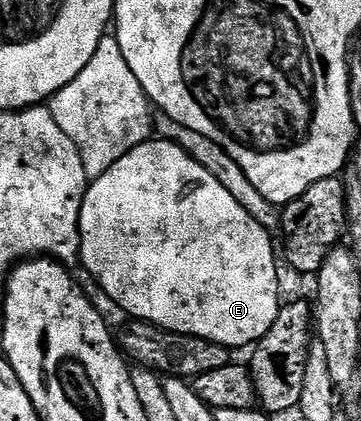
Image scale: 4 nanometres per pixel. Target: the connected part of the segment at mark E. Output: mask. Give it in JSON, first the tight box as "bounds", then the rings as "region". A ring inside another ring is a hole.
{"bounds":[78,137,282,349],"region":[[[152,137],[149,138],[148,142],[139,143],[137,147],[130,149],[118,161],[114,161],[114,165],[110,165],[110,169],[106,169],[106,173],[102,173],[102,177],[98,177],[89,182],[88,192],[84,195],[82,209],[80,210],[80,224],[78,226],[78,242],[80,244],[79,262],[81,264],[84,263],[85,269],[96,278],[97,285],[100,286],[101,289],[104,290],[126,314],[128,314],[128,317],[131,317],[133,320],[142,323],[152,323],[156,327],[161,327],[167,331],[173,331],[174,333],[189,335],[190,337],[202,337],[206,341],[214,341],[218,345],[222,345],[229,349],[235,349],[235,347],[245,347],[245,349],[248,349],[259,343],[262,337],[266,337],[266,333],[270,333],[270,329],[274,325],[274,321],[278,317],[278,313],[282,306],[282,298],[280,299],[280,279],[276,276],[276,255],[272,252],[272,239],[268,235],[271,235],[269,228],[261,227],[258,221],[254,221],[250,217],[250,213],[246,213],[246,209],[242,209],[242,205],[238,205],[238,201],[234,201],[234,197],[230,197],[229,191],[223,187],[222,181],[218,181],[218,177],[213,177],[206,169],[202,169],[202,165],[198,165],[198,161],[194,161],[194,157],[190,157],[178,145],[174,145],[170,142],[169,139]]]}

